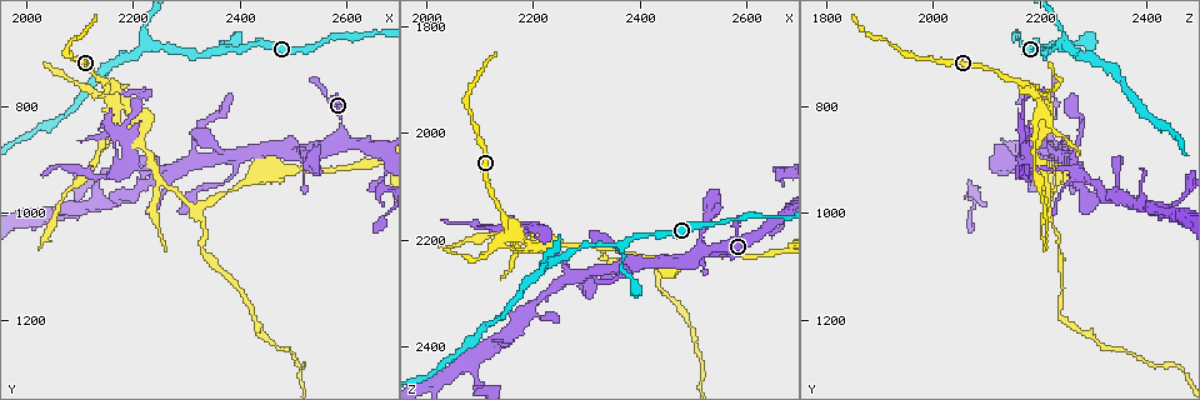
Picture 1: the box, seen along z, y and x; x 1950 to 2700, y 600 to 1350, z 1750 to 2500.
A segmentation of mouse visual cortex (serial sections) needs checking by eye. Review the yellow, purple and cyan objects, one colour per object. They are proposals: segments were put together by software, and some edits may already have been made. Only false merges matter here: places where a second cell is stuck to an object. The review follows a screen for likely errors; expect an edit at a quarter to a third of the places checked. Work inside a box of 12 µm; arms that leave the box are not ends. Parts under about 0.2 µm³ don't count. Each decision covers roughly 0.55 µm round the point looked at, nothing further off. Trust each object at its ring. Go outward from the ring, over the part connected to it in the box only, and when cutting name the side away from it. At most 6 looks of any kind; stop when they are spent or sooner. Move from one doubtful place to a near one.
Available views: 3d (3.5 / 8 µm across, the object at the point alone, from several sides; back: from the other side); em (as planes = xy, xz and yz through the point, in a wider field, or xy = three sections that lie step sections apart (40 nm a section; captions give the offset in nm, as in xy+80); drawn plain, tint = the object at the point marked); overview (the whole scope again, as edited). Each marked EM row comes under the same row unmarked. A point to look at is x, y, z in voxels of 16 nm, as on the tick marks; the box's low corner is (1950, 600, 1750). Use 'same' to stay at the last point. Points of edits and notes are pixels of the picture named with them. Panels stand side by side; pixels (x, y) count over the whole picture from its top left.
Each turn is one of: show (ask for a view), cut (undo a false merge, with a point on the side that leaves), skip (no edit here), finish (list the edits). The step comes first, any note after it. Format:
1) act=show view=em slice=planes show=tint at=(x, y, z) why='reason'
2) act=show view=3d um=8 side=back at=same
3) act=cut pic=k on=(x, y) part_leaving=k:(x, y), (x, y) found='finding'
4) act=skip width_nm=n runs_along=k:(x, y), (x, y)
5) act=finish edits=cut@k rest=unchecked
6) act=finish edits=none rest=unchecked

act=show view=3d um=3.5 at=(2240, 685, 2240) why='arms part here'

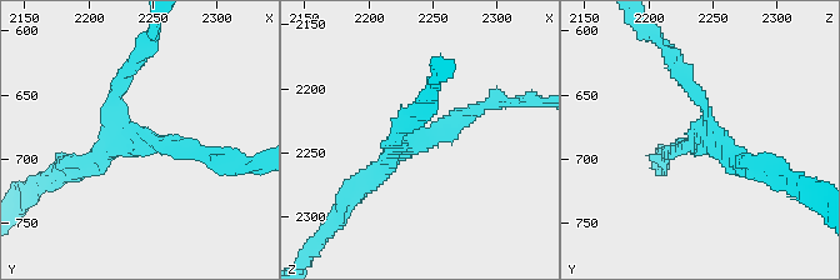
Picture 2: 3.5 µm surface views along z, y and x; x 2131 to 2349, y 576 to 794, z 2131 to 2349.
act=show view=em slice=xy step=3 show=tint at=(2238, 688, 2246) arms=3 arm_widths_nm=150,200,250 why='shape alone is not enough'

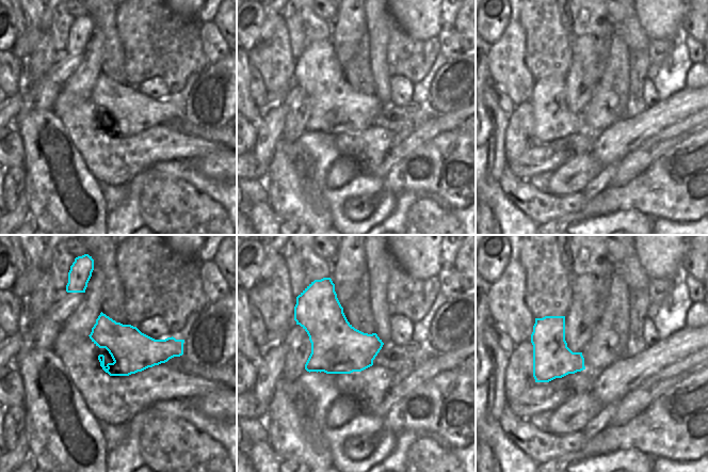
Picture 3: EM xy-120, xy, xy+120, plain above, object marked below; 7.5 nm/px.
act=show view=em slice=xy step=2 show=tint at=same why='cut it another way'

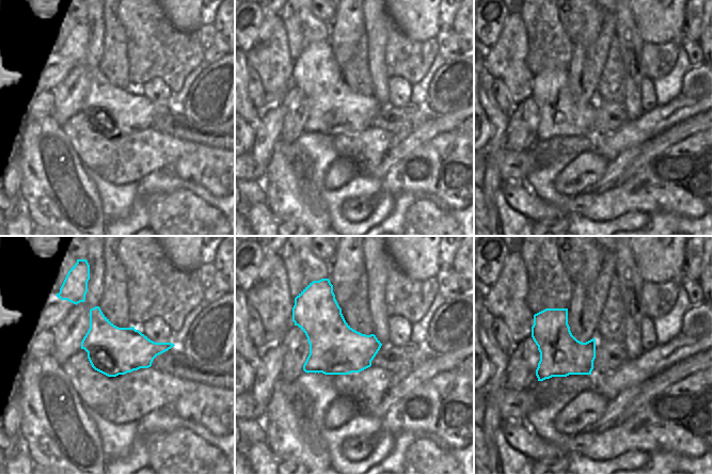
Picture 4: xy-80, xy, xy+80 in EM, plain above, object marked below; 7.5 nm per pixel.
act=skip width_nm=400 runs_along=2:(488, 106), (404, 148), (358, 193) found='continuous, no second cell'

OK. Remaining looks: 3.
act=show view=3d um=3.5 at=(2205, 825, 2210) why='sharp bend'

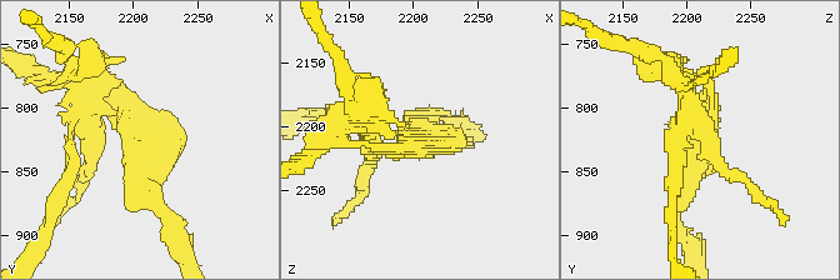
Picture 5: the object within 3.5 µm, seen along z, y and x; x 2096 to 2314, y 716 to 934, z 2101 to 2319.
act=show view=em slice=xy step=5 show=tint at=(2204, 820, 2216) why='now the EM'

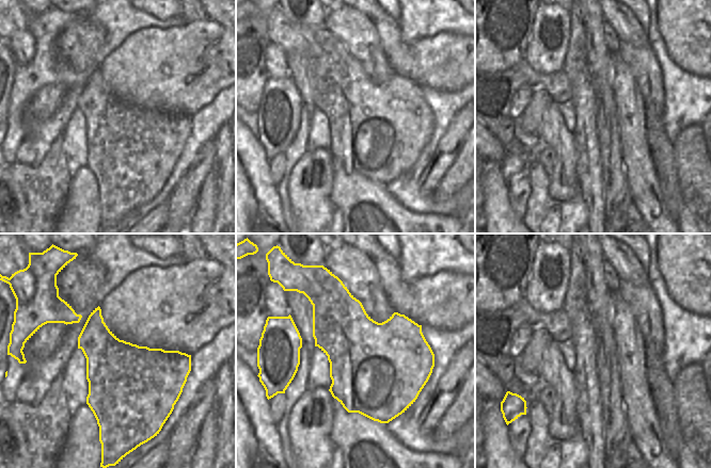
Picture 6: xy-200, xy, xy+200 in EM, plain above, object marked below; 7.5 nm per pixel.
act=show view=em slice=xy step=3 show=tint at=same why='cut it another way'

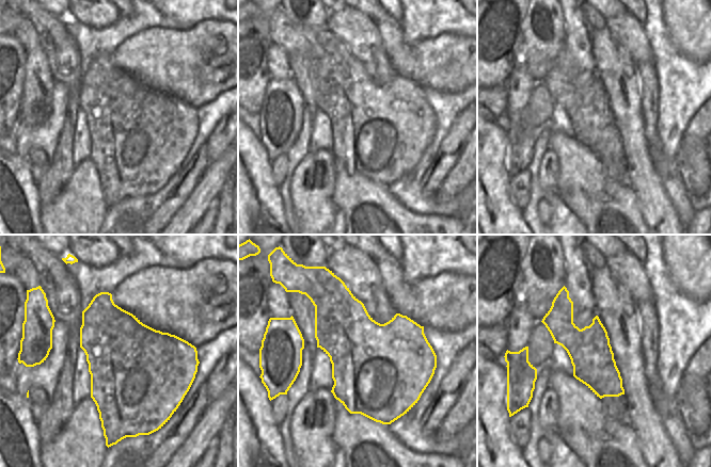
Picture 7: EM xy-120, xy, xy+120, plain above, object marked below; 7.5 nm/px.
act=cut pic=5 on=(73, 164) part_leaving=5:(73, 65), (91, 115), (138, 134) found='two cells meet here'

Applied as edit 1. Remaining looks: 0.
act=finish edits=cut@5 rest=unchecked

